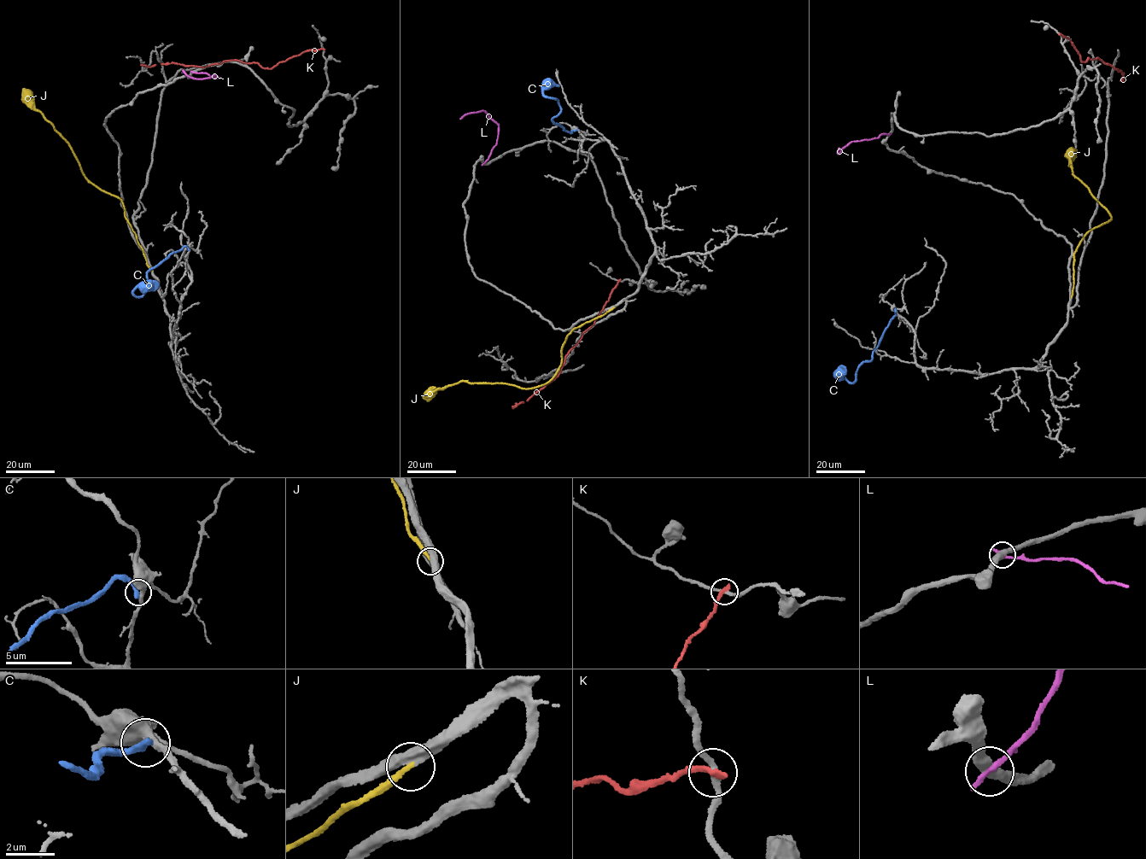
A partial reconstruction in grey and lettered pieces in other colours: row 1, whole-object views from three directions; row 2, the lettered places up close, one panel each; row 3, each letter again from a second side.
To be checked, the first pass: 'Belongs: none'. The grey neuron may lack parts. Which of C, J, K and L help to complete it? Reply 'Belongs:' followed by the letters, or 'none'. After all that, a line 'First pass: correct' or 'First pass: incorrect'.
Belongs: J
First pass: incorrect

